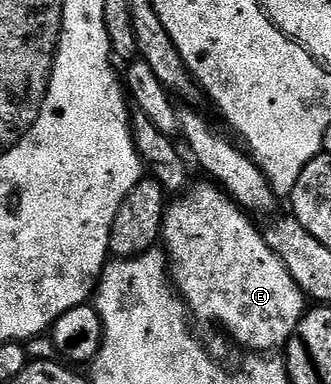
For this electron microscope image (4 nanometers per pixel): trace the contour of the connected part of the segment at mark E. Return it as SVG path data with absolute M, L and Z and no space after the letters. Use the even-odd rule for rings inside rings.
M203 181L195 187L189 186L179 197L173 198L167 204L164 213L164 229L162 232L162 247L168 257L168 269L172 276L172 286L177 295L180 296L183 306L188 308L188 314L197 324L200 323L217 323L234 342L240 347L245 347L248 353L272 353L275 347L283 348L287 344L288 339L294 333L294 329L298 325L298 321L304 316L306 310L306 296L304 291L296 284L294 277L290 277L290 269L286 269L286 265L282 265L282 261L278 257L278 253L274 253L274 249L270 249L270 245L266 245L263 230L258 226L255 227L251 223L253 220L249 218L243 207L240 207L232 200L231 195L219 186L213 185L211 182Z

